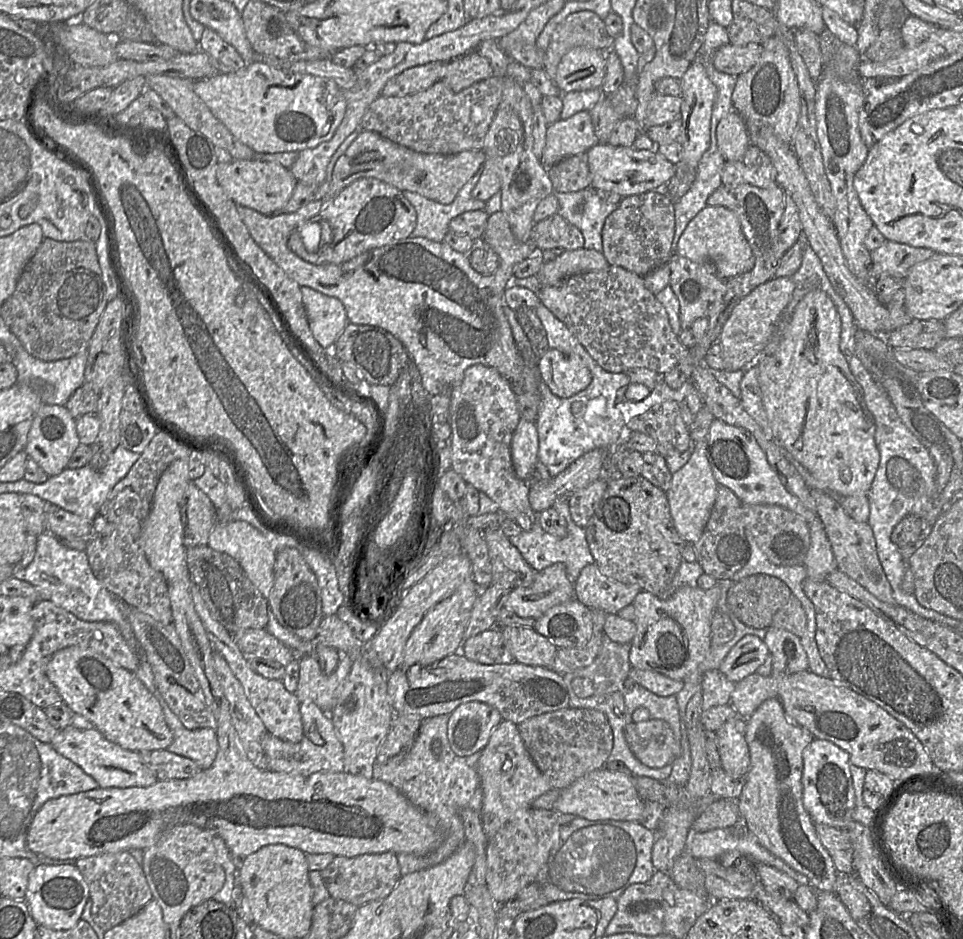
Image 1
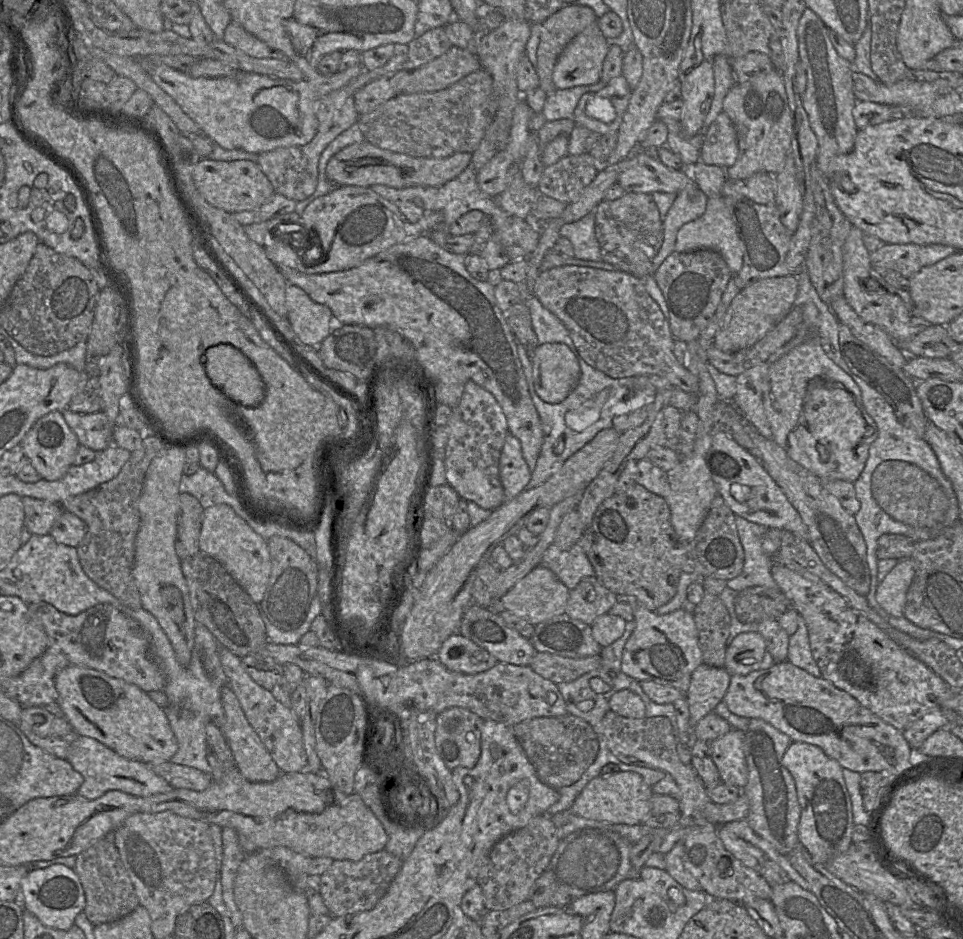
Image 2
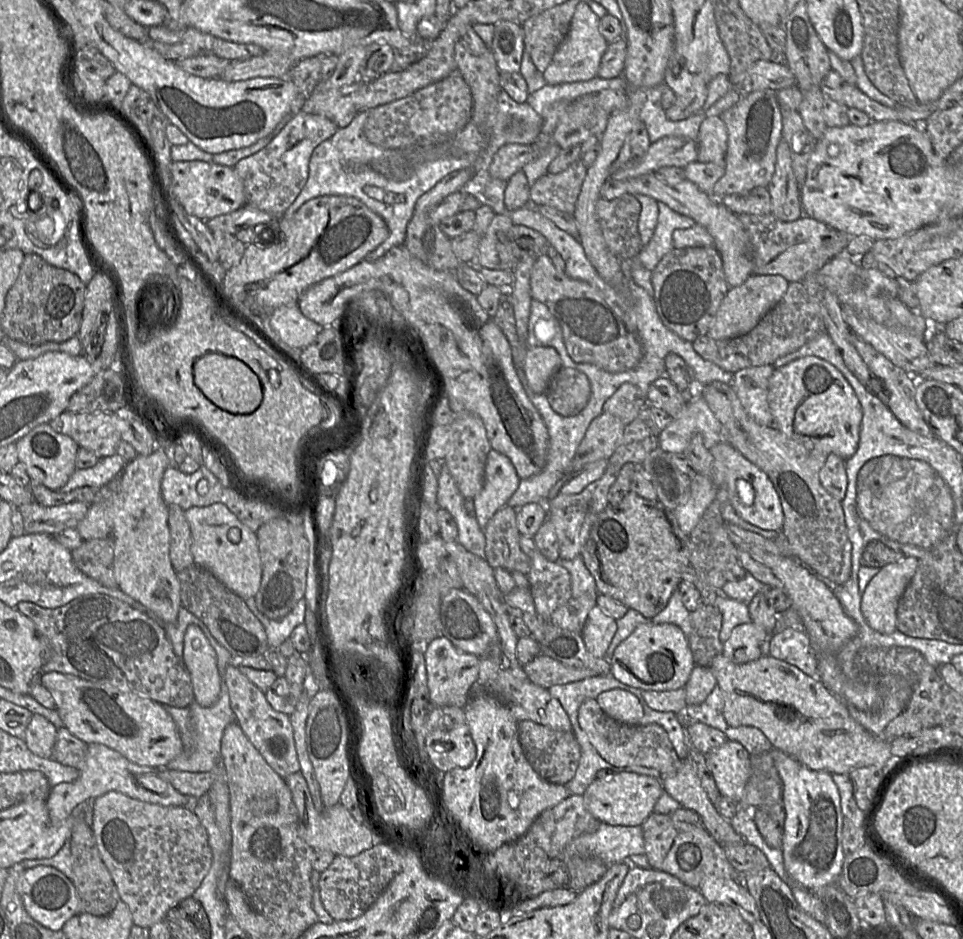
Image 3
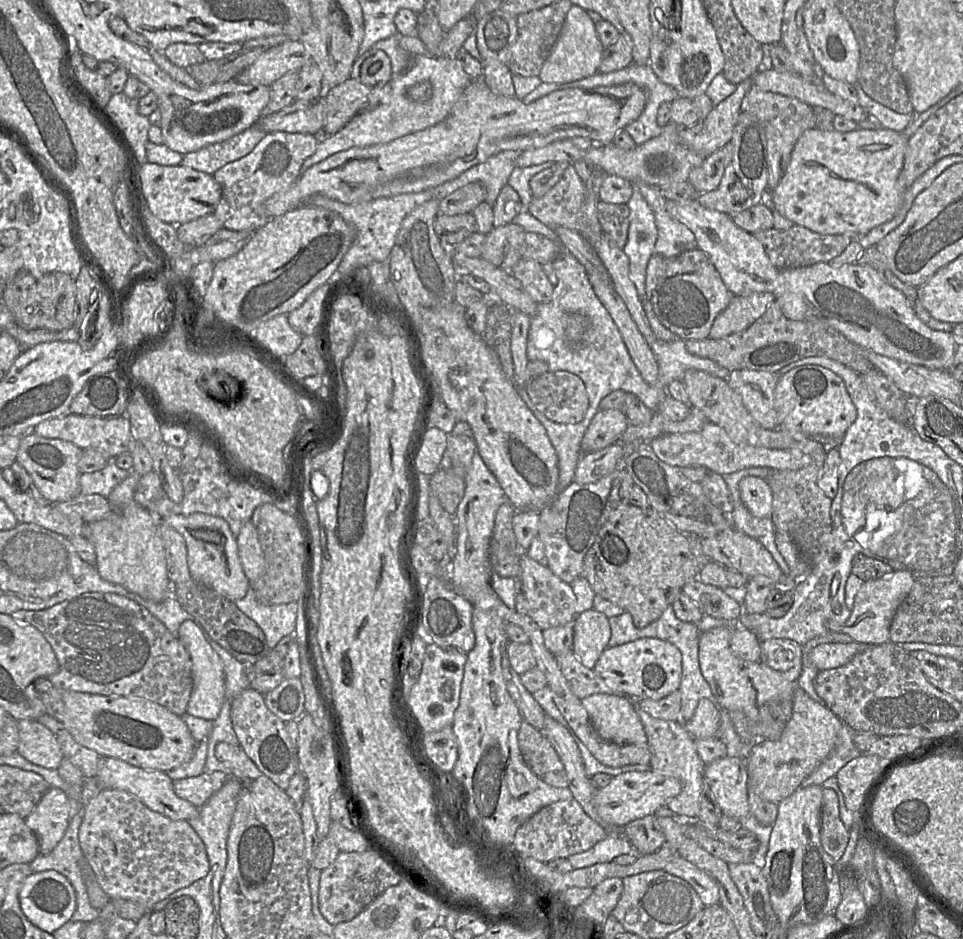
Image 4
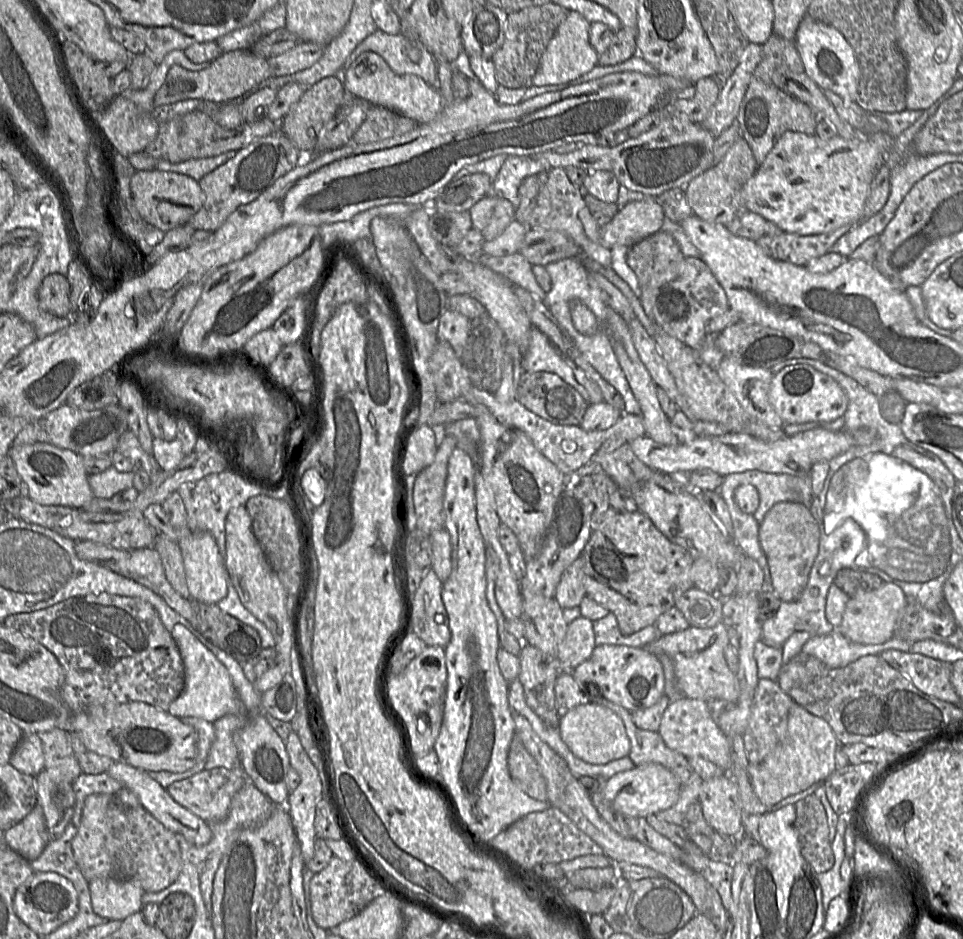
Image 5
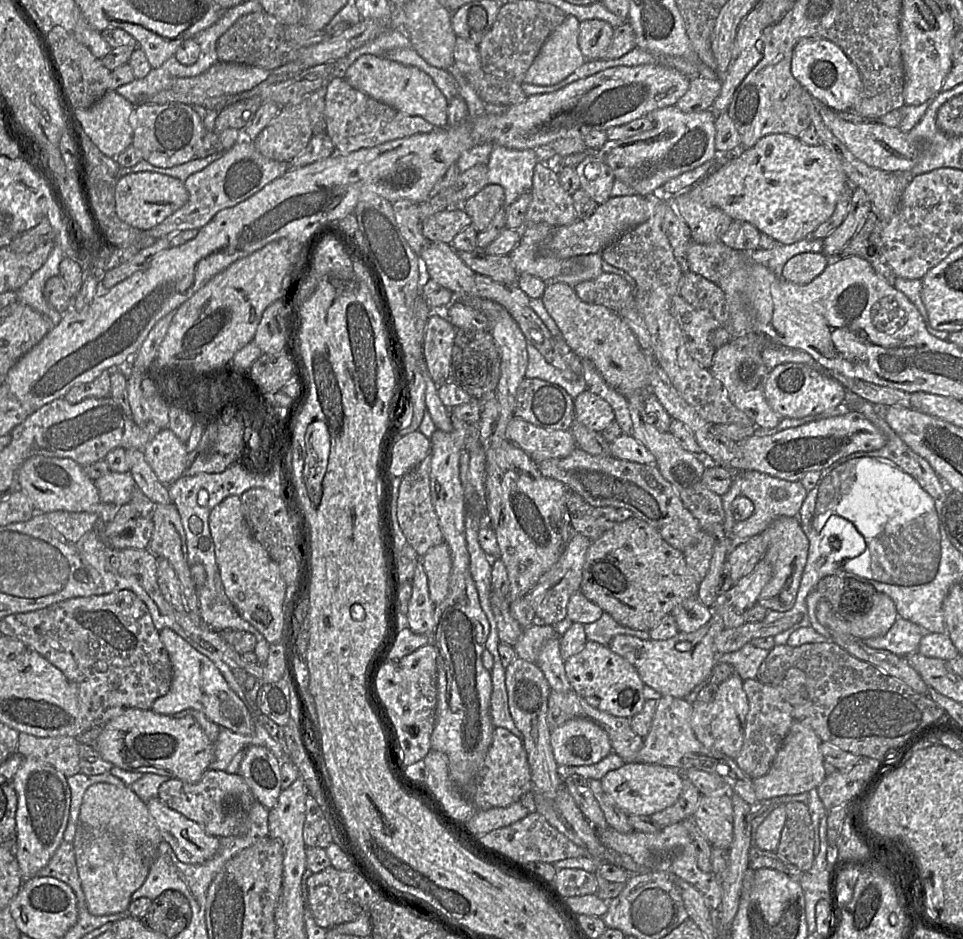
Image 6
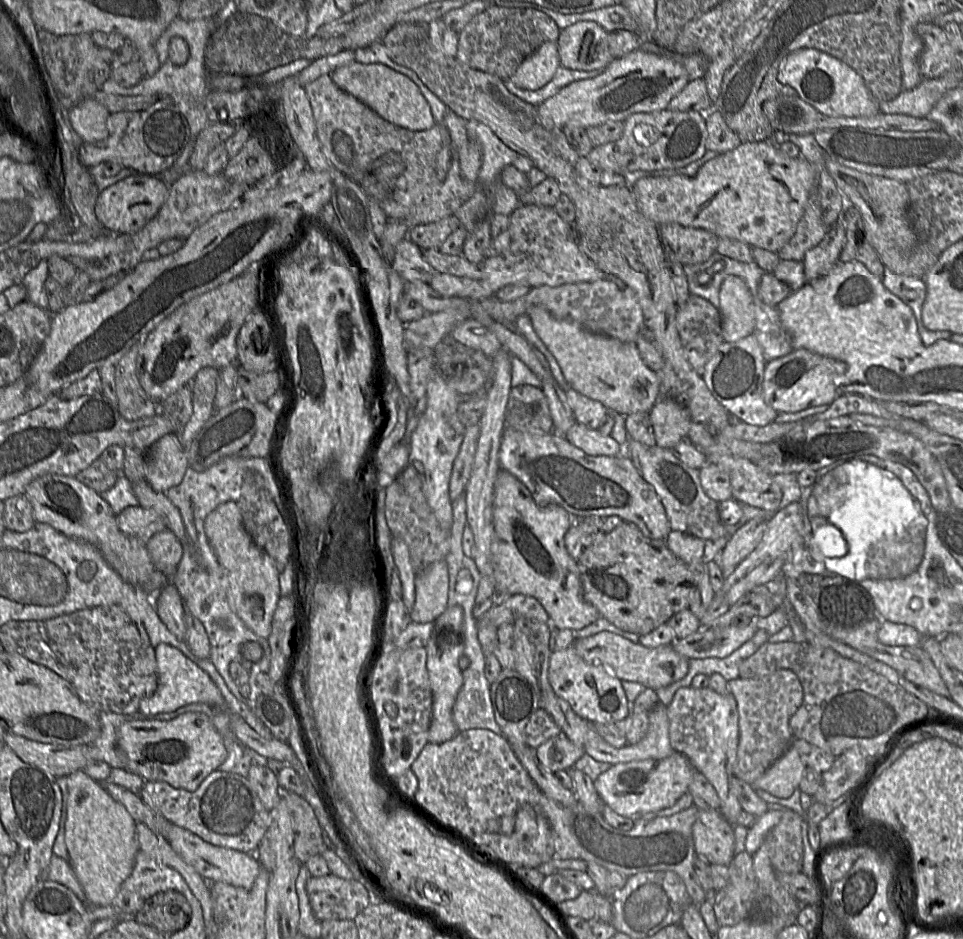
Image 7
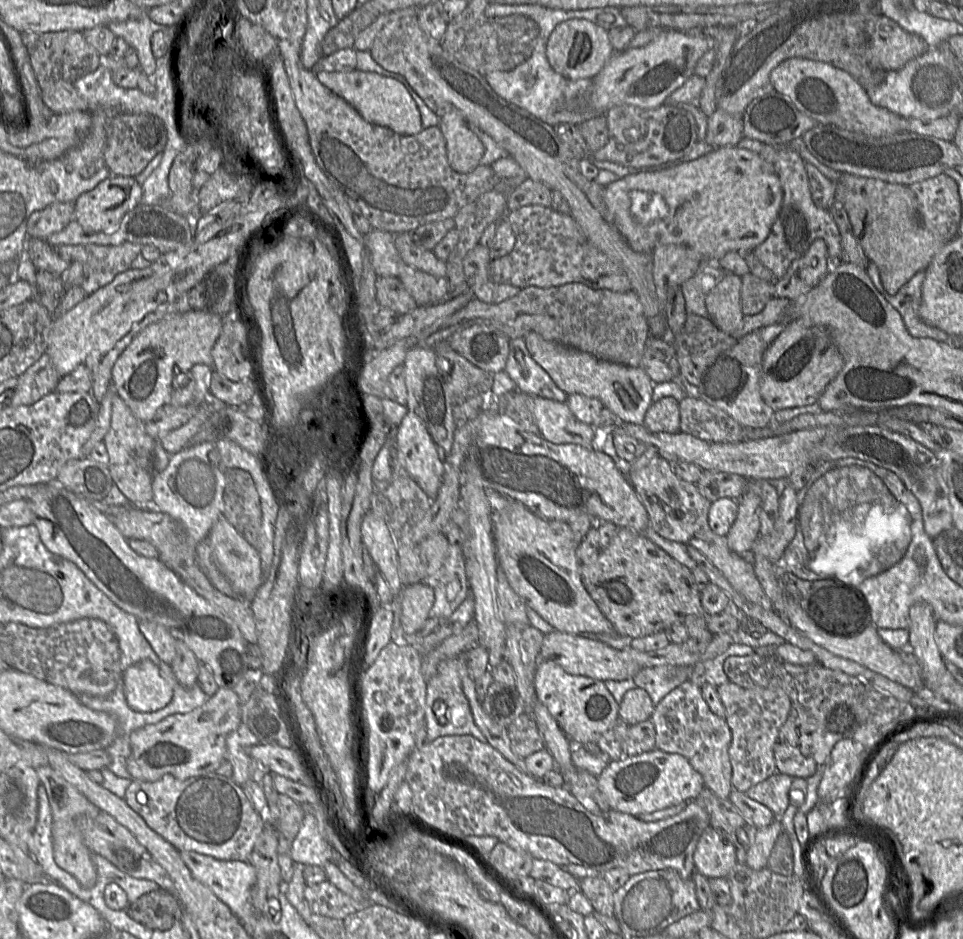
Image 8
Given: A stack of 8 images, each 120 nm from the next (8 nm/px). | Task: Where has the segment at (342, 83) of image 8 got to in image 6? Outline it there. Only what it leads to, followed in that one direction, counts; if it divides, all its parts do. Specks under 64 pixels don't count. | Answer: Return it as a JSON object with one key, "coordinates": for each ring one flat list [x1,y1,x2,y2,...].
{"coordinates":[[365,54,347,69,344,80,351,87,404,114,421,117,435,127,447,126,448,99,428,75,415,67]]}

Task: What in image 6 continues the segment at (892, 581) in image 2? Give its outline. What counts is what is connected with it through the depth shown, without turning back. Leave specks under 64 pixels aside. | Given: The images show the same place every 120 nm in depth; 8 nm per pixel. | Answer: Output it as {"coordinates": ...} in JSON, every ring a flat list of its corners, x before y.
{"coordinates":[[876,592,870,610,849,621,849,634,858,639,882,636,898,617,893,600,884,593]]}

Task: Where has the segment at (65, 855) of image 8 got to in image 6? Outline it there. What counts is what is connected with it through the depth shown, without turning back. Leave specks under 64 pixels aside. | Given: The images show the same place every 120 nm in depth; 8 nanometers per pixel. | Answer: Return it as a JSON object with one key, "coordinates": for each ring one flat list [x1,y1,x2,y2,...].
{"coordinates":[[100,782,84,793,73,840,77,869,91,914,127,912,132,894,145,882,162,838,147,803,130,787]]}

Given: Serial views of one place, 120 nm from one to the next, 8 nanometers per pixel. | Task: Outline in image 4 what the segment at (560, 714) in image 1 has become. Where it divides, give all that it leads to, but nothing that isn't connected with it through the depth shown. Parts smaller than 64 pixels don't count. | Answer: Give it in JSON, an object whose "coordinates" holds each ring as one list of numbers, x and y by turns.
{"coordinates":[[523,720,518,731,518,744,525,764,534,774,550,786,568,786,564,765,540,730]]}

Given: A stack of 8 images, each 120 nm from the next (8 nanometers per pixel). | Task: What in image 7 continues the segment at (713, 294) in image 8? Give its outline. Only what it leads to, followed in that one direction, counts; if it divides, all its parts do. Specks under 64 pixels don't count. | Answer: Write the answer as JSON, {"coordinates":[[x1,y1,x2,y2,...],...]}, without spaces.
{"coordinates":[[728,276,722,282,718,309,725,343,734,343,753,334,755,327,753,299,742,279]]}

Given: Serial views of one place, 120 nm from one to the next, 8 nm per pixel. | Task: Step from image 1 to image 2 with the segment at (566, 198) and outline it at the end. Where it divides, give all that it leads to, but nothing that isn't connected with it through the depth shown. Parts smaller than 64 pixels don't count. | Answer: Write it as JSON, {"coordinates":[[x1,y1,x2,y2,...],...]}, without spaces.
{"coordinates":[[594,210,577,221,562,225,559,236,570,240,573,246,573,257,594,262,602,261,595,236]]}

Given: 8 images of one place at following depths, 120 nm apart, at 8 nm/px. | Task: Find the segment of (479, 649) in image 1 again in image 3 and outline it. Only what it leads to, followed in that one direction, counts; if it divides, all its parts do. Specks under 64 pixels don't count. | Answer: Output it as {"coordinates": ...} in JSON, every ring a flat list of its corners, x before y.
{"coordinates":[[443,636,436,637,426,645,423,654,432,706,464,708,470,699,470,689,478,679,480,657,457,649]]}

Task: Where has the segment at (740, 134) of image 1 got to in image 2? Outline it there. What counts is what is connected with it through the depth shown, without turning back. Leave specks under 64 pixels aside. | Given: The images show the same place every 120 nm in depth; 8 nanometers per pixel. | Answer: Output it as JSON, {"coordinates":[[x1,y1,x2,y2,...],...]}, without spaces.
{"coordinates":[[721,112,710,125,703,141,700,161,728,169,739,154,737,132,729,116]]}

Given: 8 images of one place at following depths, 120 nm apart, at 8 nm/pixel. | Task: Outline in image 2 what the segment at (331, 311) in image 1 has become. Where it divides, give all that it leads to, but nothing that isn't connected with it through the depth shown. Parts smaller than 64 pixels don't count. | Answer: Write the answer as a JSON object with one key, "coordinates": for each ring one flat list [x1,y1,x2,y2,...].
{"coordinates":[[288,284,285,302,286,318,303,344,318,347,333,331,335,319,331,310,314,302,301,288]]}

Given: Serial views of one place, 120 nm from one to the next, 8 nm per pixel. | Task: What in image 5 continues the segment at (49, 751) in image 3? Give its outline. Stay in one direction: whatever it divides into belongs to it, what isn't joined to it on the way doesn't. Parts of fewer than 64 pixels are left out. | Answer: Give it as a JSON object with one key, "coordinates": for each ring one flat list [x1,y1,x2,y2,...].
{"coordinates":[[25,733,16,746,9,764,19,772,37,776,45,769,42,741,37,733]]}

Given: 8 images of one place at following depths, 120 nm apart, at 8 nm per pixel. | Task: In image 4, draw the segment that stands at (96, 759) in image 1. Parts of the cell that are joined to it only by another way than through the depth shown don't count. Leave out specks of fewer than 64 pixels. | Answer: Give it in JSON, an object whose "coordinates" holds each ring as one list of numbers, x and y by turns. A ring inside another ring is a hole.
{"coordinates":[[102,757,96,778,104,786,104,789,118,789,128,792,152,811,171,820,189,821,198,815,199,809,197,807,175,794,173,790,174,781,166,772,143,769,117,758],[50,788,25,818,39,843,39,854,48,855,62,839,70,821,70,802,60,788]]}

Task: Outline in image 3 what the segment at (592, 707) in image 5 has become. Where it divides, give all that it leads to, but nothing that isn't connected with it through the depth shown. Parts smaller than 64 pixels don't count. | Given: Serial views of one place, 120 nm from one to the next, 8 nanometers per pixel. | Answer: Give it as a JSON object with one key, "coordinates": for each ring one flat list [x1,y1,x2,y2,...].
{"coordinates":[[620,688,602,692,595,700,609,717,624,724,639,725,644,716,639,699]]}

